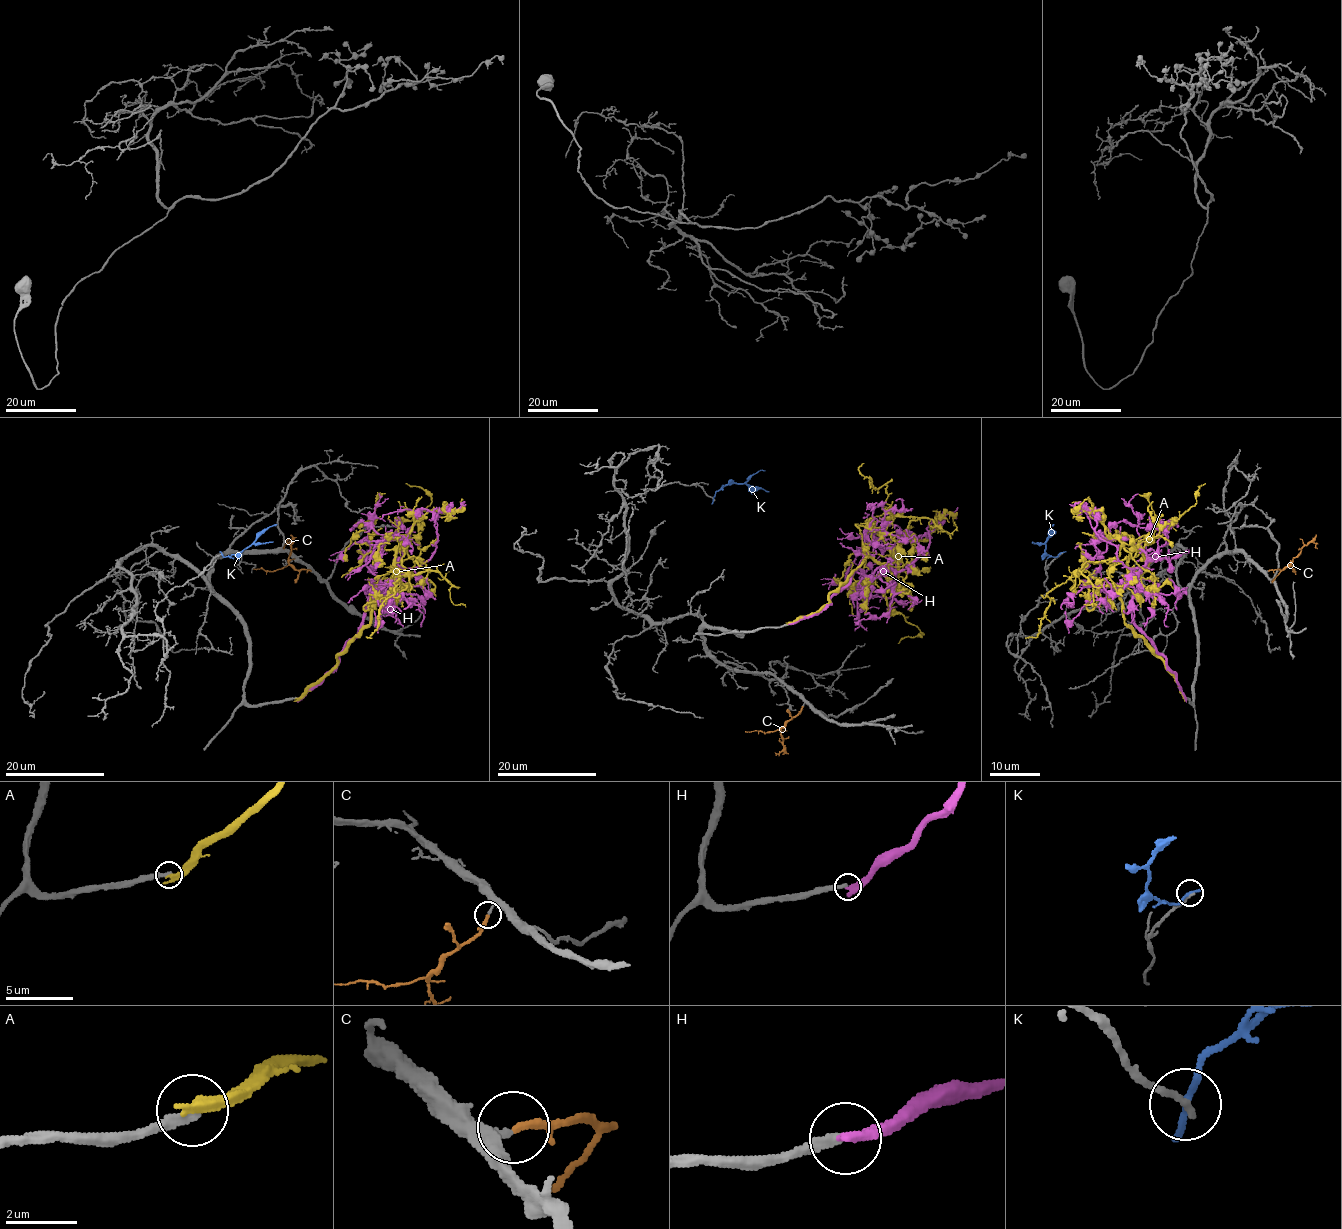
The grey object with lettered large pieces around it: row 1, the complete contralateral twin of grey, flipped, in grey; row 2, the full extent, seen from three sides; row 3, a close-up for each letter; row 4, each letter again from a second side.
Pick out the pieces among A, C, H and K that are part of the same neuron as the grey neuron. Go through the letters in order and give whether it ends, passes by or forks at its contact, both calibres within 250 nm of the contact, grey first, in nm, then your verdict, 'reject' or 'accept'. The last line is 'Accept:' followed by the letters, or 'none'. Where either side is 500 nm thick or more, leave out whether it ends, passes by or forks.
A: it ends; calibres 280 and 400 nm; reject
C: it ends; calibres 240 and 240 nm; accept
H: it ends; calibres 260 and 400 nm; reject
K: it ends; calibres 190 and 240 nm; reject
Accept: C

